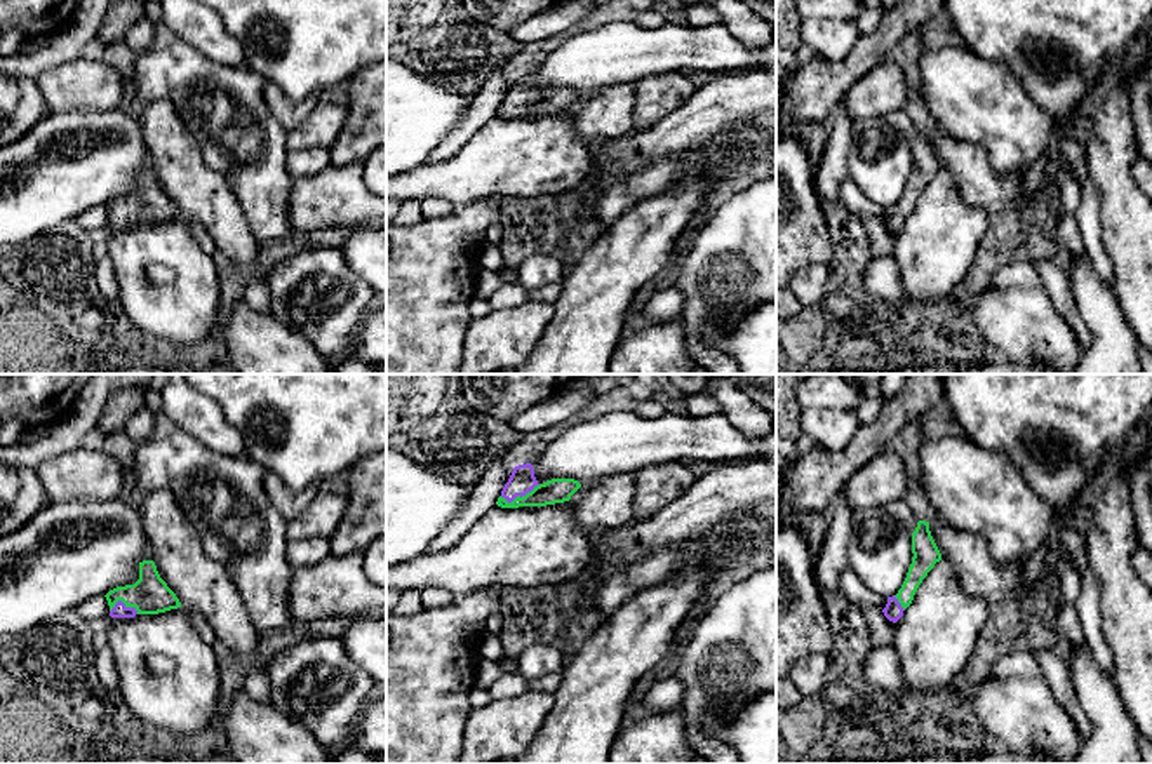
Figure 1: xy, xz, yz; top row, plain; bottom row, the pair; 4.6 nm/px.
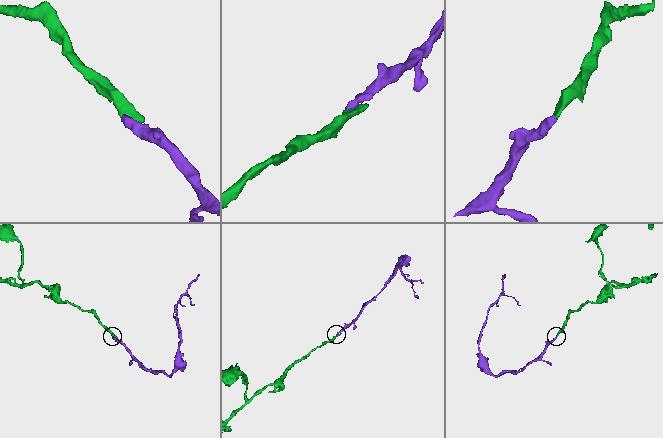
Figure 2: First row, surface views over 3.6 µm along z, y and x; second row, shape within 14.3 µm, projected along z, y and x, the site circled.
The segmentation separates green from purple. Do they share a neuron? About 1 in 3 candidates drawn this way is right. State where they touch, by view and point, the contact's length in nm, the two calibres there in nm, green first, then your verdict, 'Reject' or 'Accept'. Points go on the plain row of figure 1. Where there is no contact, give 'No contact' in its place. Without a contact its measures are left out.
Touches green at xz (519, 107). Shared border 200 nm. Thickness 110 nm (green) against 120 nm. Accept

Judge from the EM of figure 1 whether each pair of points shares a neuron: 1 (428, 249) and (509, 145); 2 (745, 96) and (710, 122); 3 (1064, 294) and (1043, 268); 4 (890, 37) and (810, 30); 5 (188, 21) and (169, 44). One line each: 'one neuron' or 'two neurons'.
1: two neurons
2: one neuron
3: one neuron
4: two neurons
5: two neurons

